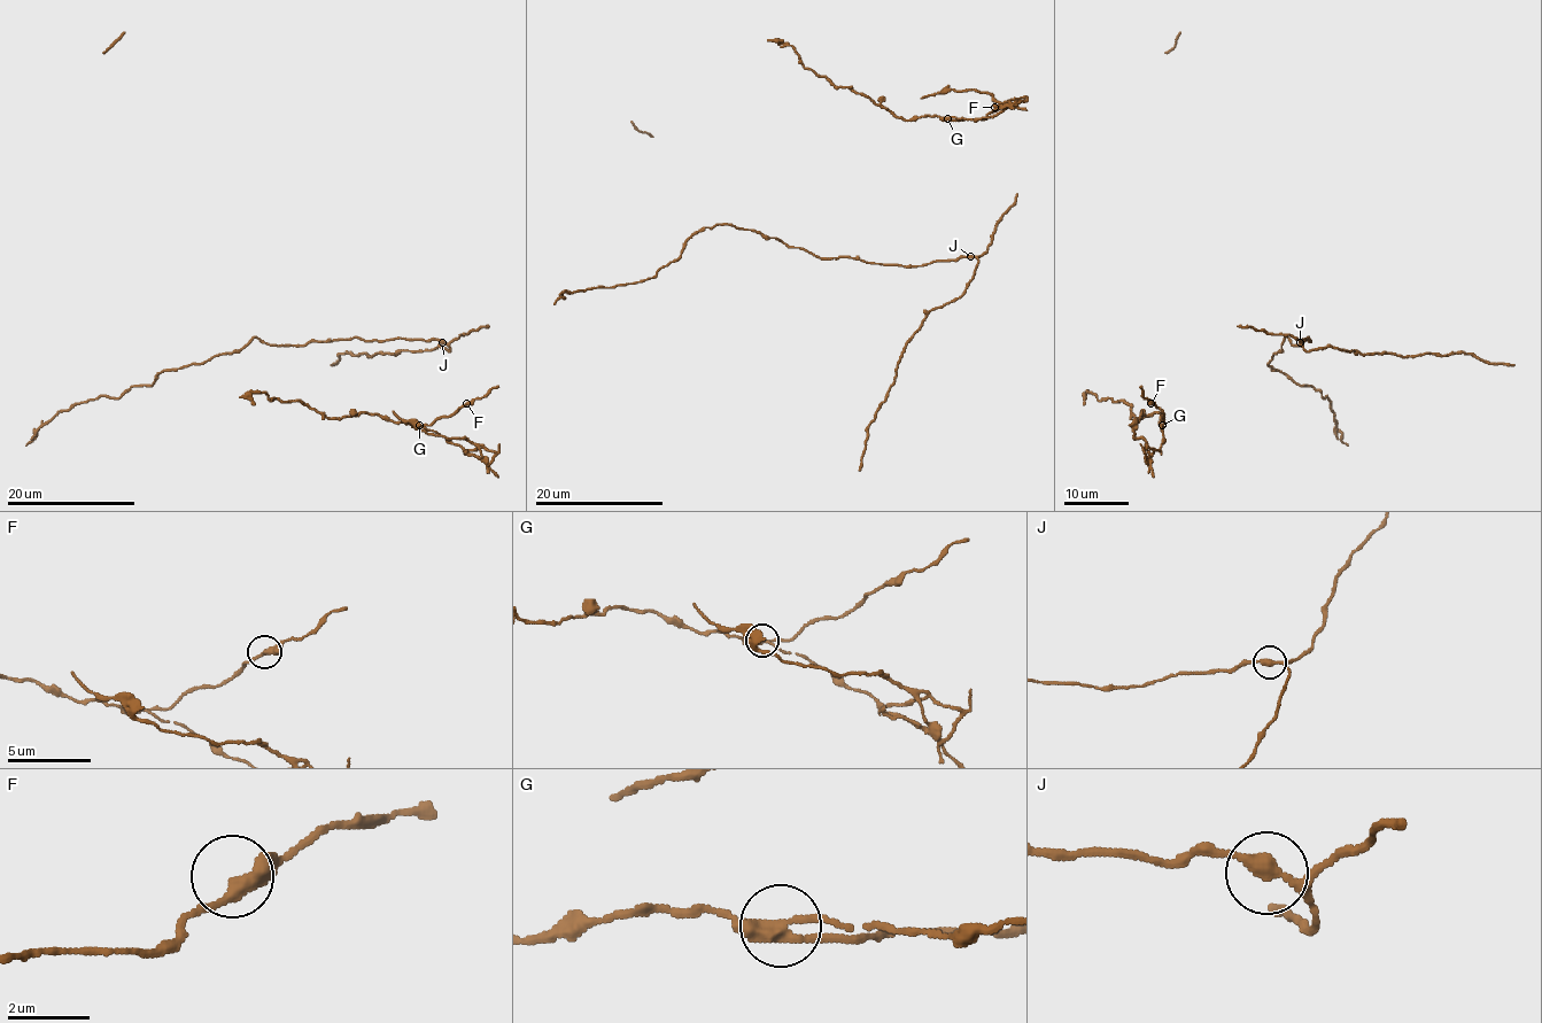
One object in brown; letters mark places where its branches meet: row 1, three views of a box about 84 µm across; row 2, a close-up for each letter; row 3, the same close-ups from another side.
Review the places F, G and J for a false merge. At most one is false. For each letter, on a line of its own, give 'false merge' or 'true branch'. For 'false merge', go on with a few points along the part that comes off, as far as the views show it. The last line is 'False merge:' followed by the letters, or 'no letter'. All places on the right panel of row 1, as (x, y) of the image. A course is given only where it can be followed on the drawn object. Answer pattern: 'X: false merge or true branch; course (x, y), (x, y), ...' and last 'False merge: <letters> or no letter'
F: true branch
G: false merge; course (1162, 426), (1161, 448), (1149, 448), (1143, 439), (1133, 436), (1141, 411)
J: true branch
False merge: G

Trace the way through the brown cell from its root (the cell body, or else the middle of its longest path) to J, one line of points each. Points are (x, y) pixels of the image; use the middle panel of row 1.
J: (920, 266), (970, 256)

